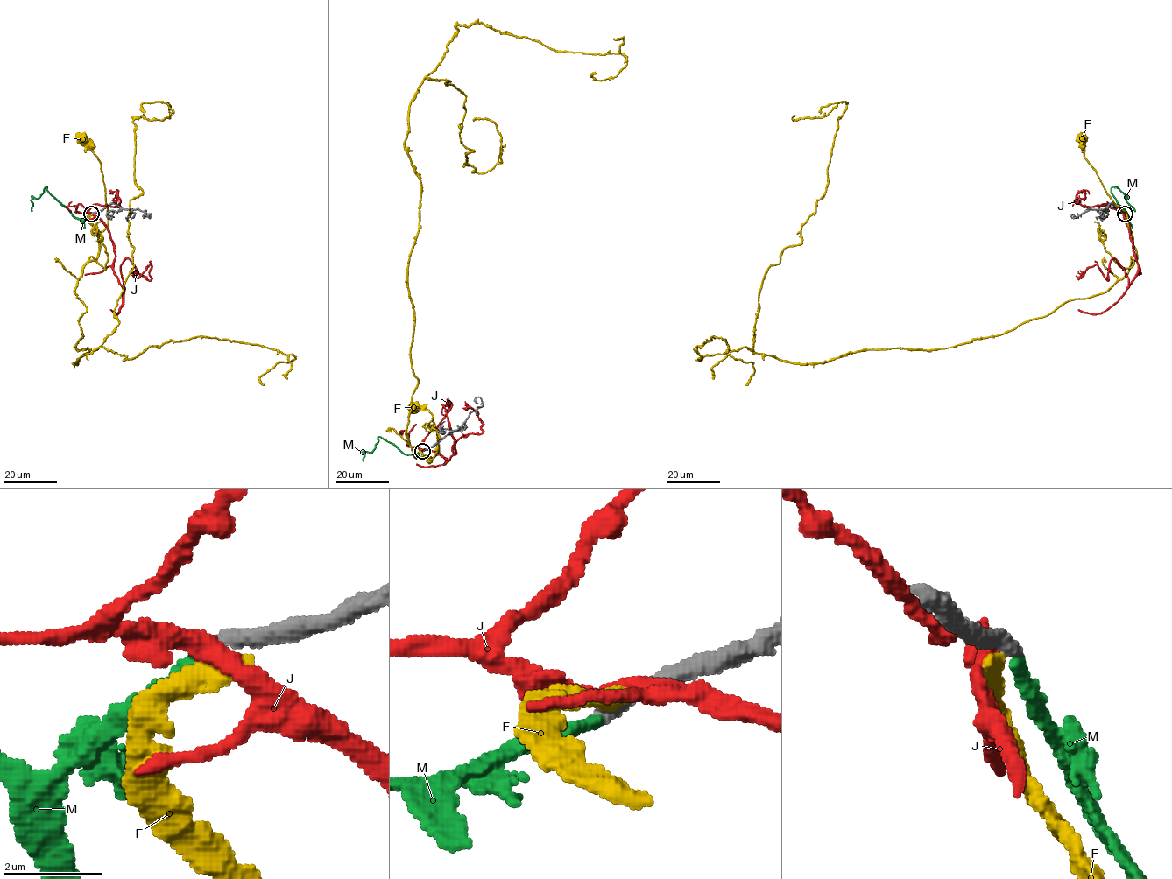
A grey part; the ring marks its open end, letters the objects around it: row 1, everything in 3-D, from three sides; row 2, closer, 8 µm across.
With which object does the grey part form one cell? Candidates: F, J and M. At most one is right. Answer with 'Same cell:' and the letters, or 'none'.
Same cell: M

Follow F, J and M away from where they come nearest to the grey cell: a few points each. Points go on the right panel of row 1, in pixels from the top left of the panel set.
F: (1125, 214), (1132, 231), (1126, 214), (1107, 193), (1095, 169), (1083, 155), (1086, 137), (1083, 137)
J: (1125, 213), (1138, 264), (1133, 281), (1129, 284), (1112, 258), (1108, 279), (1097, 264), (1081, 277), (1079, 270)
M: (1125, 214), (1128, 220), (1127, 212), (1111, 192), (1113, 186), (1123, 193), (1135, 212)

